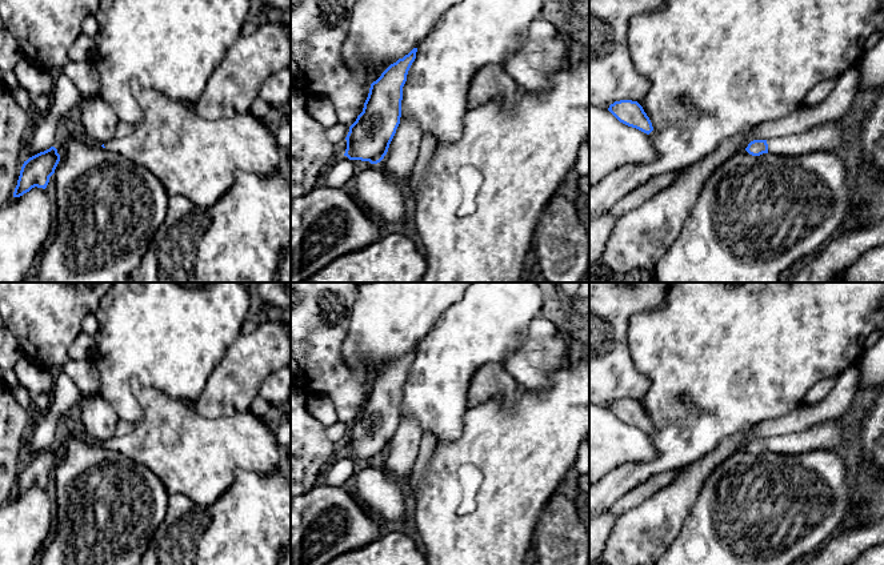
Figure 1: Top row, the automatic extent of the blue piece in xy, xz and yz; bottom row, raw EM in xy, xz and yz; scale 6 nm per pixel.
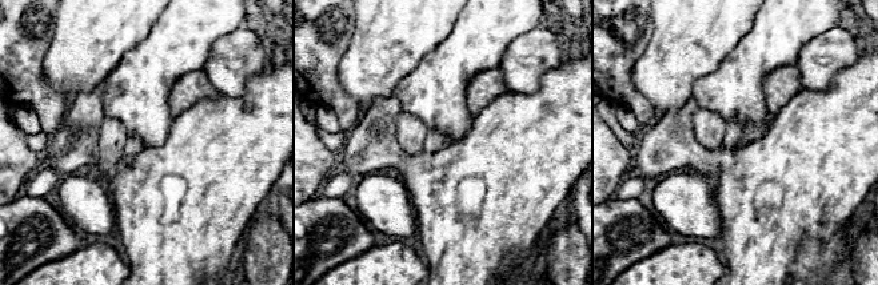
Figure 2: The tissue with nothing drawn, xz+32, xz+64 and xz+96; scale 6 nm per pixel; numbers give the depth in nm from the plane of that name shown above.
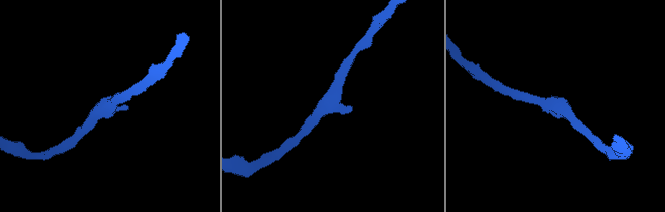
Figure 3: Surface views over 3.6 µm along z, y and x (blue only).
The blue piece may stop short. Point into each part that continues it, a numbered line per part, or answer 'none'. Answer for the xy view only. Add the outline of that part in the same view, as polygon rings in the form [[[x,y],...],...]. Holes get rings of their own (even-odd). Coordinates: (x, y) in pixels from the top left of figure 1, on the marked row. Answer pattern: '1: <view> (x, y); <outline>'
1: xy (198, 159); [[[143,89],[136,96],[144,121],[132,135],[113,137],[104,147],[149,169],[169,196],[180,195],[200,208],[208,208],[232,187],[239,171],[259,176],[279,173],[283,151],[275,140],[275,129],[255,115],[207,120],[188,104],[169,100],[161,92]]]

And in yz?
1: yz (831, 136); [[[837,120],[829,121],[803,133],[767,140],[768,153],[776,156],[800,156],[817,151],[839,153],[841,149],[848,151],[851,147],[847,135],[847,129]]]

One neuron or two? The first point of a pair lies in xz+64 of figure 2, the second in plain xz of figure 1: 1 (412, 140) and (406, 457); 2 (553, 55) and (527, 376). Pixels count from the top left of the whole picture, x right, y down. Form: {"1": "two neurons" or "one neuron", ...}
{"1": "one neuron", "2": "one neuron"}

